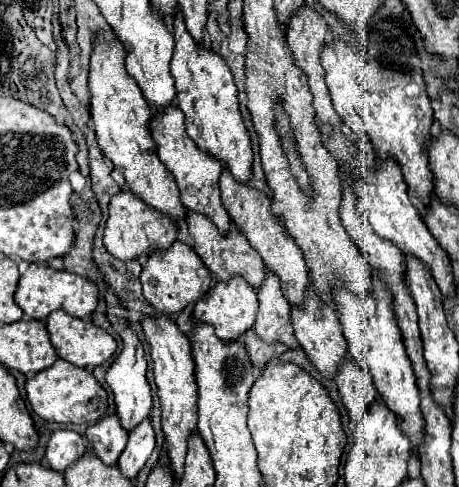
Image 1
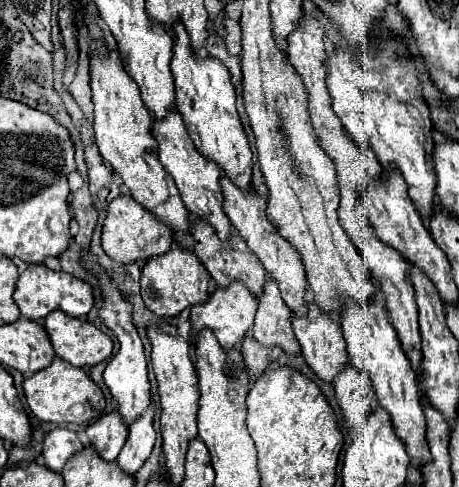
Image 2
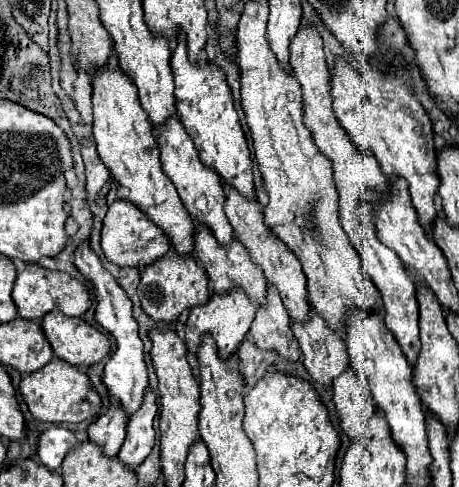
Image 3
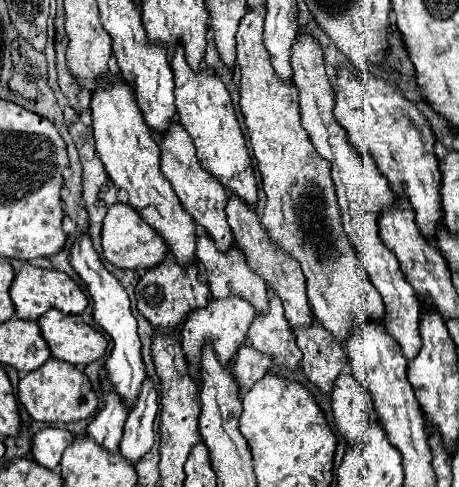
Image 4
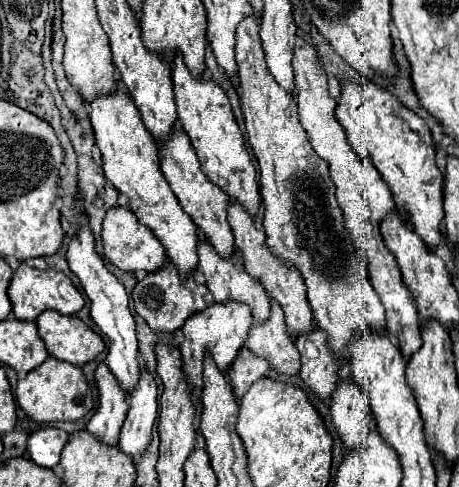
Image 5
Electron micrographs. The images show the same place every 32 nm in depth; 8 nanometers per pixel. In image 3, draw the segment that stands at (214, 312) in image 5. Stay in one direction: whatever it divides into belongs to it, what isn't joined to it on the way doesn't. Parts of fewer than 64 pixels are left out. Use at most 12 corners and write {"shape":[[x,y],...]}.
{"shape":[[244,290],[212,294],[190,310],[188,352],[206,332],[224,358],[236,352],[258,304]]}

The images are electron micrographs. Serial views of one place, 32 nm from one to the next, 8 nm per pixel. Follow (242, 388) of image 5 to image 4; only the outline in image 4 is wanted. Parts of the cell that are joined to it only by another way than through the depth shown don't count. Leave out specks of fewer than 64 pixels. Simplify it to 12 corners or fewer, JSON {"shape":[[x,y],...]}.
{"shape":[[242,344],[234,376],[246,392],[272,366],[272,356]]}

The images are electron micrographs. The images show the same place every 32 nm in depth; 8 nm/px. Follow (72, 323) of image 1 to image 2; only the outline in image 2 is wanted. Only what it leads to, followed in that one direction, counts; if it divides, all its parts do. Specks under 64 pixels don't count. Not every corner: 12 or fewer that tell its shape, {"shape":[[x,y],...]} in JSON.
{"shape":[[46,316],[56,356],[90,370],[114,342],[88,320]]}

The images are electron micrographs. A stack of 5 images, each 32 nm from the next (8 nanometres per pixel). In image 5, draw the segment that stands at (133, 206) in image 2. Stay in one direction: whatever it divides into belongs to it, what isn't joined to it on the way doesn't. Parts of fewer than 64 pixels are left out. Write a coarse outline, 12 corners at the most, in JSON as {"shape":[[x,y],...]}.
{"shape":[[124,206],[106,212],[104,256],[120,270],[154,272],[160,240]]}

